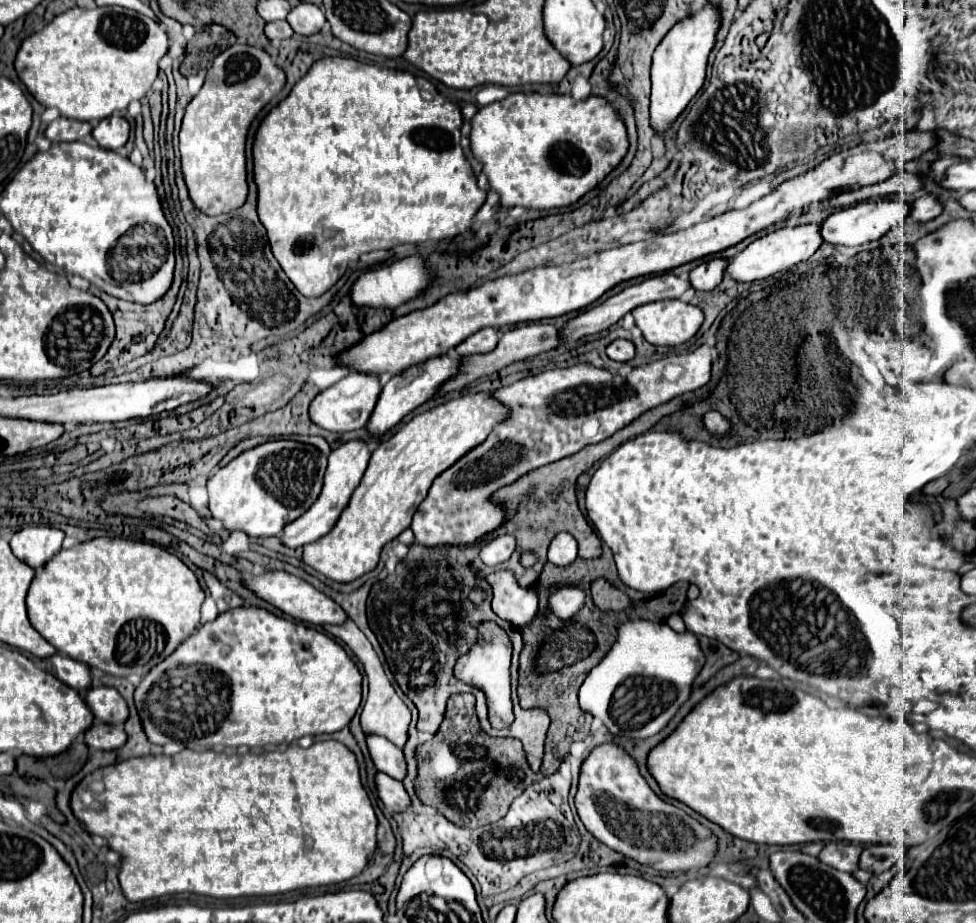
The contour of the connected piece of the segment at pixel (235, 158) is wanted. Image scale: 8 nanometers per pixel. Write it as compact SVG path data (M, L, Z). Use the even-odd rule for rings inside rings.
M235 43L219 53L207 71L201 91L187 105L179 133L183 177L197 209L221 215L247 201L245 139L253 119L285 87L285 71L263 49Z

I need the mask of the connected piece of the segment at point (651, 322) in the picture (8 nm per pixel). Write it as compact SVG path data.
M679 299L655 301L631 311L637 327L651 345L677 347L687 343L703 325L703 311Z

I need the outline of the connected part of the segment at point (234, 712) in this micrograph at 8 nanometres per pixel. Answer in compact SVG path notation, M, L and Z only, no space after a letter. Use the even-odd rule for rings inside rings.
M235 607L227 609L225 613L219 613L219 617L211 623L201 625L189 639L183 641L183 647L179 647L169 659L153 667L145 679L135 689L135 705L139 711L139 717L143 721L143 729L151 743L155 745L167 745L167 743L179 743L187 749L209 749L213 745L223 747L265 747L265 745L277 745L277 743L293 743L301 739L303 735L323 735L323 733L335 733L349 725L353 719L357 707L361 703L361 673L357 665L351 661L351 657L345 653L345 649L335 643L329 635L325 635L319 629L307 627L303 623L289 621L285 617L277 617L275 613L263 609L263 607Z

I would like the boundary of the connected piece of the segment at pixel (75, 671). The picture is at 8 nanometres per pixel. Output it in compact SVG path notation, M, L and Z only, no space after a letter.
M53 655L49 659L45 659L45 669L55 675L59 681L63 681L65 685L73 687L79 695L85 695L85 691L91 689L93 679L91 679L91 667L87 667L85 663L79 663L67 655Z

